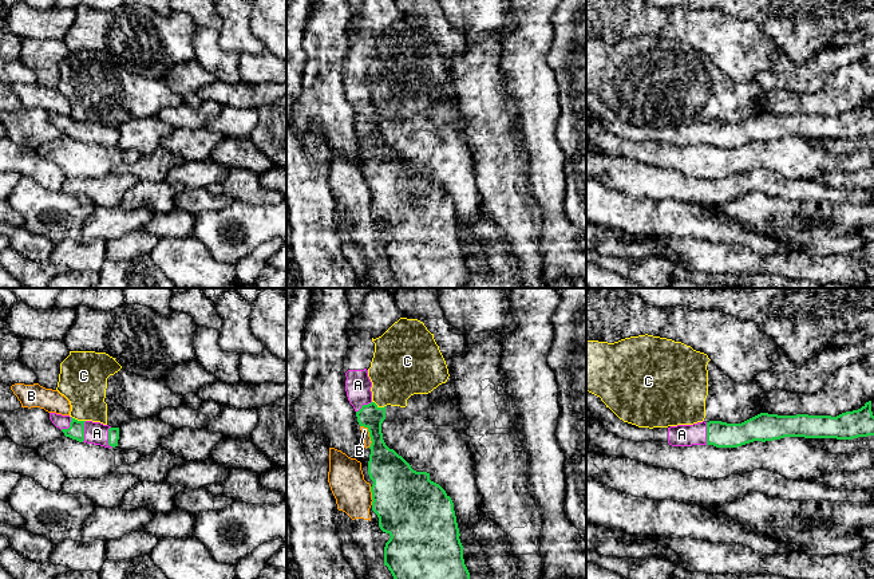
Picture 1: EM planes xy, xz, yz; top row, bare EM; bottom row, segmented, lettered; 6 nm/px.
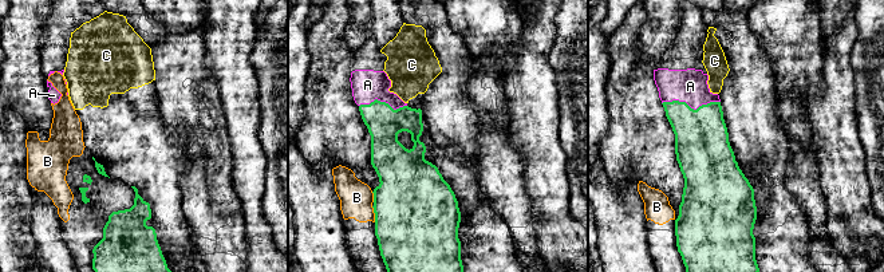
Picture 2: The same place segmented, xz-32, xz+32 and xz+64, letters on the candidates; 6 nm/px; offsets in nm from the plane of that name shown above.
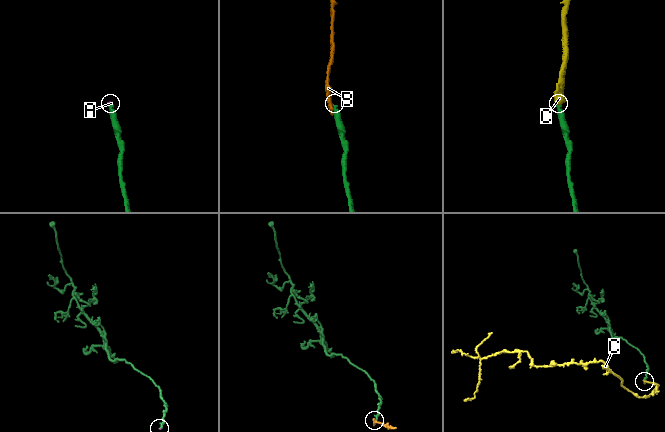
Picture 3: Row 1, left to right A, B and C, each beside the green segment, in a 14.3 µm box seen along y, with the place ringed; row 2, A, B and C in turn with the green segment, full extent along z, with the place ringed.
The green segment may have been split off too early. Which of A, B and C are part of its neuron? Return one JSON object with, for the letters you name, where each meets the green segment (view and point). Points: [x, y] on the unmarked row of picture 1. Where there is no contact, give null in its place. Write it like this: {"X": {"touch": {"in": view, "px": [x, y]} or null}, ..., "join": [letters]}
{"A": {"touch": {"in": "yz", "px": [707, 133]}}, "join": ["A"]}

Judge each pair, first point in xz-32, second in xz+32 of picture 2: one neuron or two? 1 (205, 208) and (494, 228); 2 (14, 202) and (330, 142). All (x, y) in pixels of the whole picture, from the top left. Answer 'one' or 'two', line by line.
1: two
2: two

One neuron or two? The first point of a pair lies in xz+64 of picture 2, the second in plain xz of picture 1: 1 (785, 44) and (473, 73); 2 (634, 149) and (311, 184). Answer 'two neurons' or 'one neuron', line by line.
1: two neurons
2: two neurons

